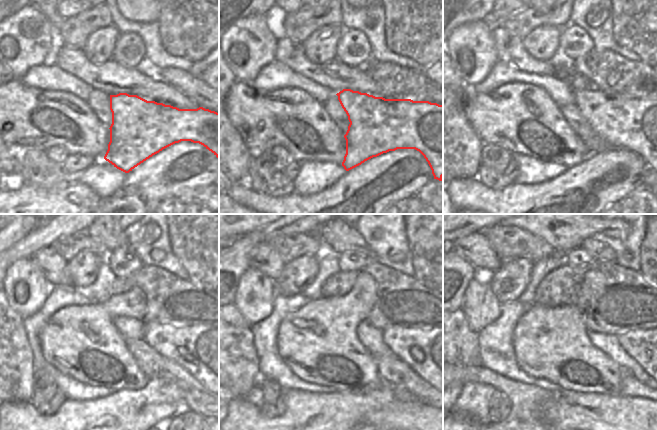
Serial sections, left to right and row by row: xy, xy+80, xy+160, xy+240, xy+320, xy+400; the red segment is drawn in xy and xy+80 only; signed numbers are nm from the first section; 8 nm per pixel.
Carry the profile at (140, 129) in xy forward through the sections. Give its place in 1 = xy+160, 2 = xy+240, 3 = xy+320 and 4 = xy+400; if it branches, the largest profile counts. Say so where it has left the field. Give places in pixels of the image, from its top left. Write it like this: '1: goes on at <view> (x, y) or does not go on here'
1: goes on at xy+160 (645, 126)
2: goes on at xy+240 (198, 348)
3: goes on at xy+320 (422, 350)
4: goes on at xy+400 (646, 346)

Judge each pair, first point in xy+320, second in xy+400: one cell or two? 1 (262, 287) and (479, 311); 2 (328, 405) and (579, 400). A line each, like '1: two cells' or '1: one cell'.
1: one cell
2: two cells

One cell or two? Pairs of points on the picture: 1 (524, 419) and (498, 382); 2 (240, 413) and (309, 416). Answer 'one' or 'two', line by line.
1: one
2: one

